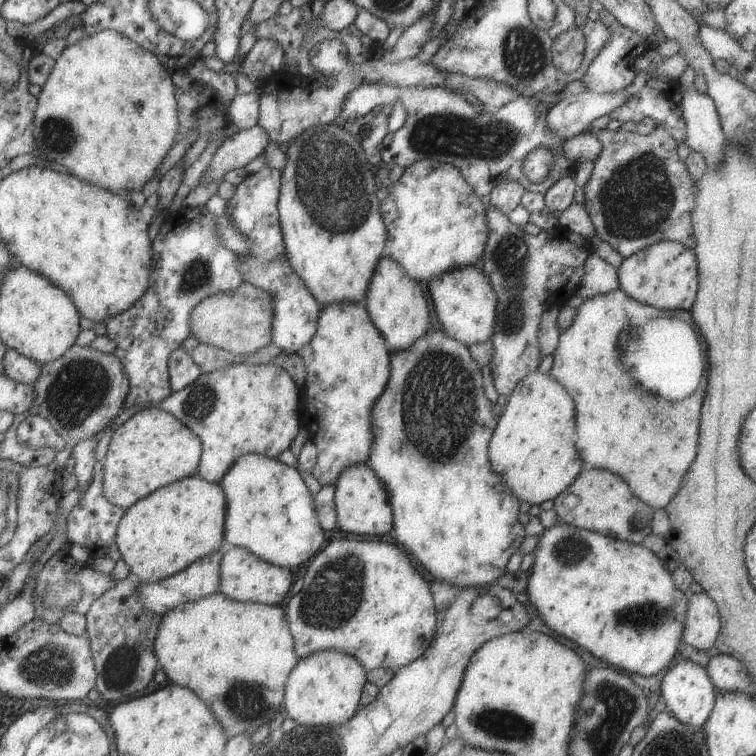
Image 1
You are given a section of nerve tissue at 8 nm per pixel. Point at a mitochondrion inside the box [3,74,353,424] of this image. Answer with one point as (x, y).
(60, 135)

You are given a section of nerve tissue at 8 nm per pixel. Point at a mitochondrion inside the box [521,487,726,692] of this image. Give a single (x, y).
(643, 615)

